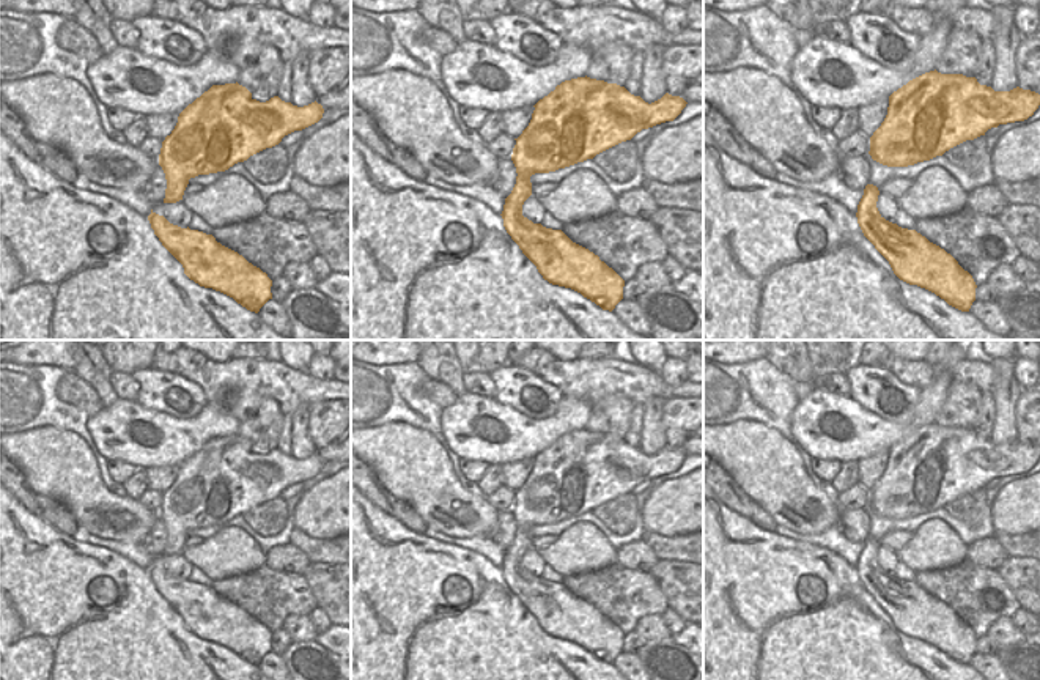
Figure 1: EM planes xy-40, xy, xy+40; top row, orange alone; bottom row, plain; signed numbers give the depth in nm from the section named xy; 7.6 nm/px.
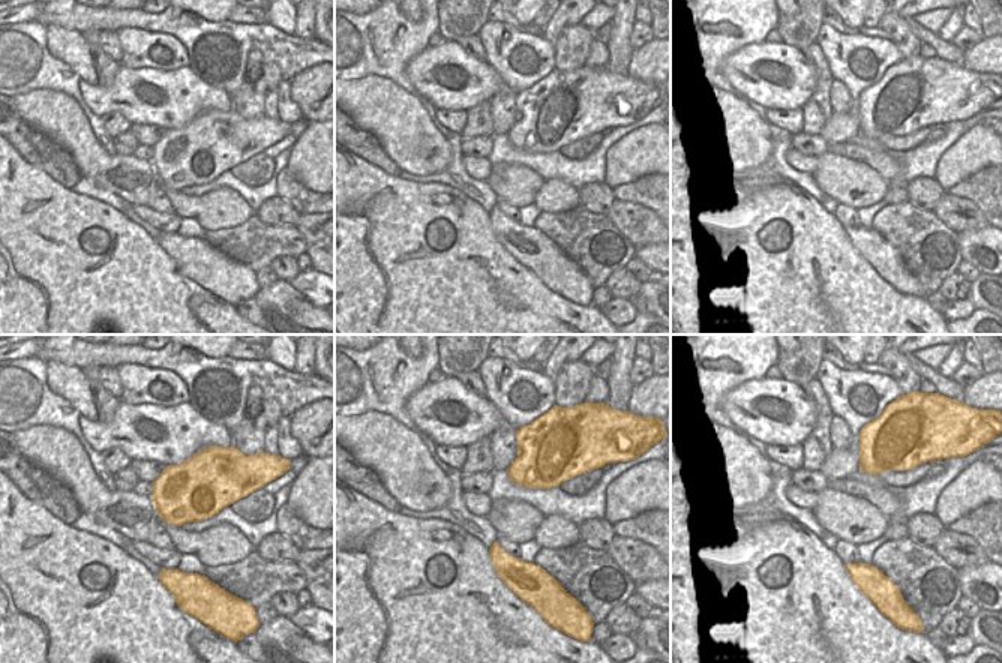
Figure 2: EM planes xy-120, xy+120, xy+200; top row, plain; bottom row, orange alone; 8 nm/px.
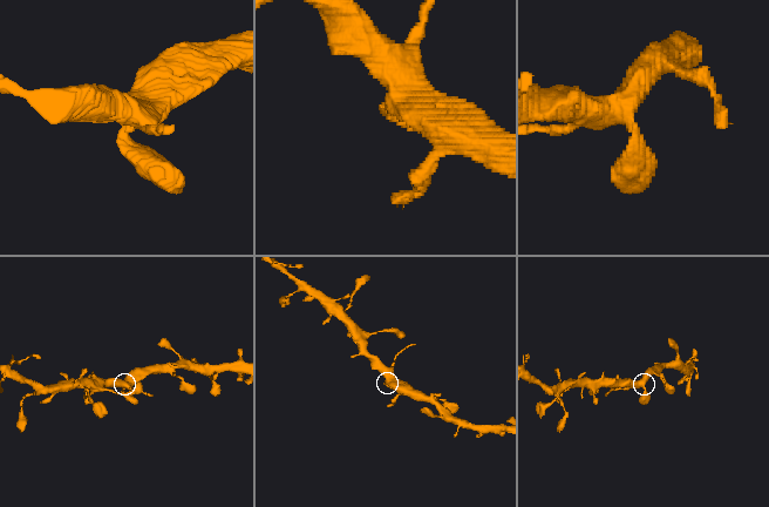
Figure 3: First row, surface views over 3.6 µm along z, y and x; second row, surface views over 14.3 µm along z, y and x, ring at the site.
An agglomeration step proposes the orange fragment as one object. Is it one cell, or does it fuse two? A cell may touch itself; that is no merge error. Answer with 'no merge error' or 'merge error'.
no merge error

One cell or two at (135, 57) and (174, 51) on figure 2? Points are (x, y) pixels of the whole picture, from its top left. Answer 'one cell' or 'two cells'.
one cell

